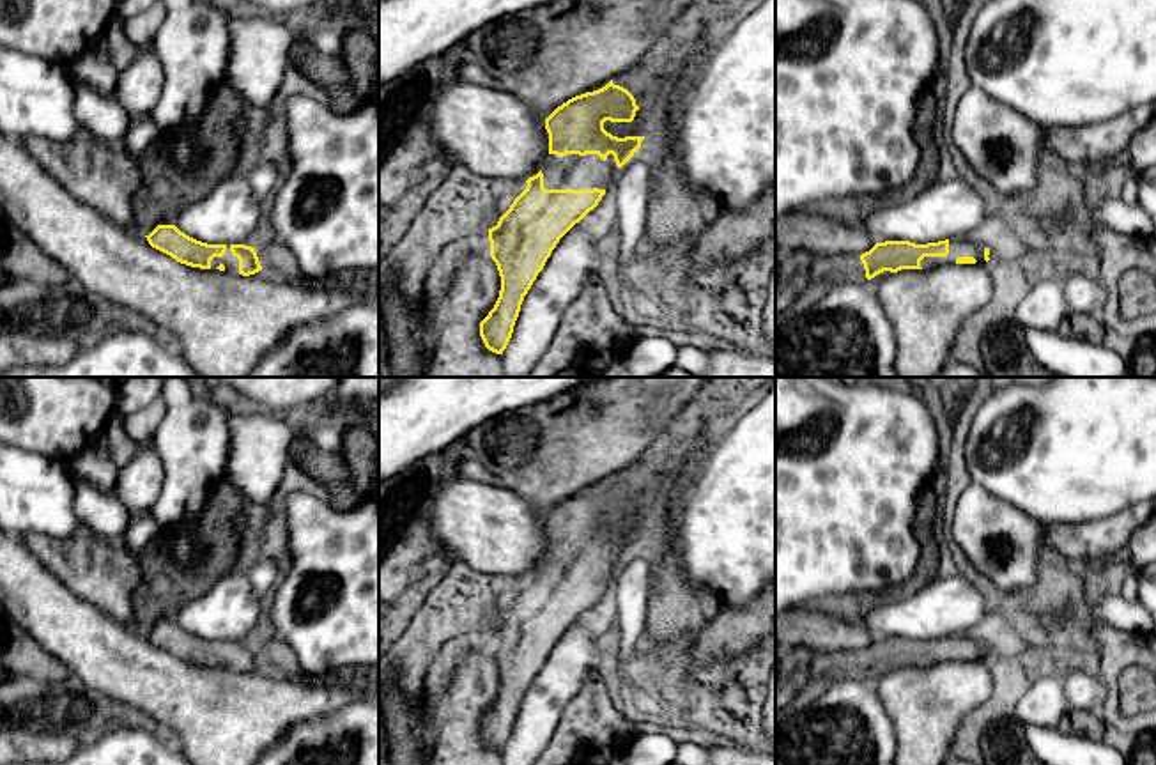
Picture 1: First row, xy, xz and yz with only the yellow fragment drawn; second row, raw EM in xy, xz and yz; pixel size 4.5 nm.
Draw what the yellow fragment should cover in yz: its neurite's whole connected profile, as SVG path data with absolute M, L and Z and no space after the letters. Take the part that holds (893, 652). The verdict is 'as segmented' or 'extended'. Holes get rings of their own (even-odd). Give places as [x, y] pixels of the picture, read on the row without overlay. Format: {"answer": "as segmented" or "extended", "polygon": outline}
{"answer": "extended", "polygon": "M974 632L952 634L938 639L915 641L910 638L876 639L862 652L834 652L814 655L813 678L843 680L871 676L883 668L929 666L947 661L986 661L990 645Z"}

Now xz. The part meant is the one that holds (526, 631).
{"answer": "extended", "polygon": "M613 476L575 492L547 515L549 552L526 586L489 625L490 653L501 673L494 705L480 719L485 744L506 746L524 692L559 636L593 607L620 565L637 549L644 533L613 533L604 519L632 519L639 503Z"}

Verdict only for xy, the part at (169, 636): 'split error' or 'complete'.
split error

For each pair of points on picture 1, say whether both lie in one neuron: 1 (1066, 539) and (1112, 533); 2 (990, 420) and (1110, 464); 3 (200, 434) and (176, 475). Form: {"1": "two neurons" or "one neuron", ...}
{"1": "one neuron", "2": "one neuron", "3": "one neuron"}

